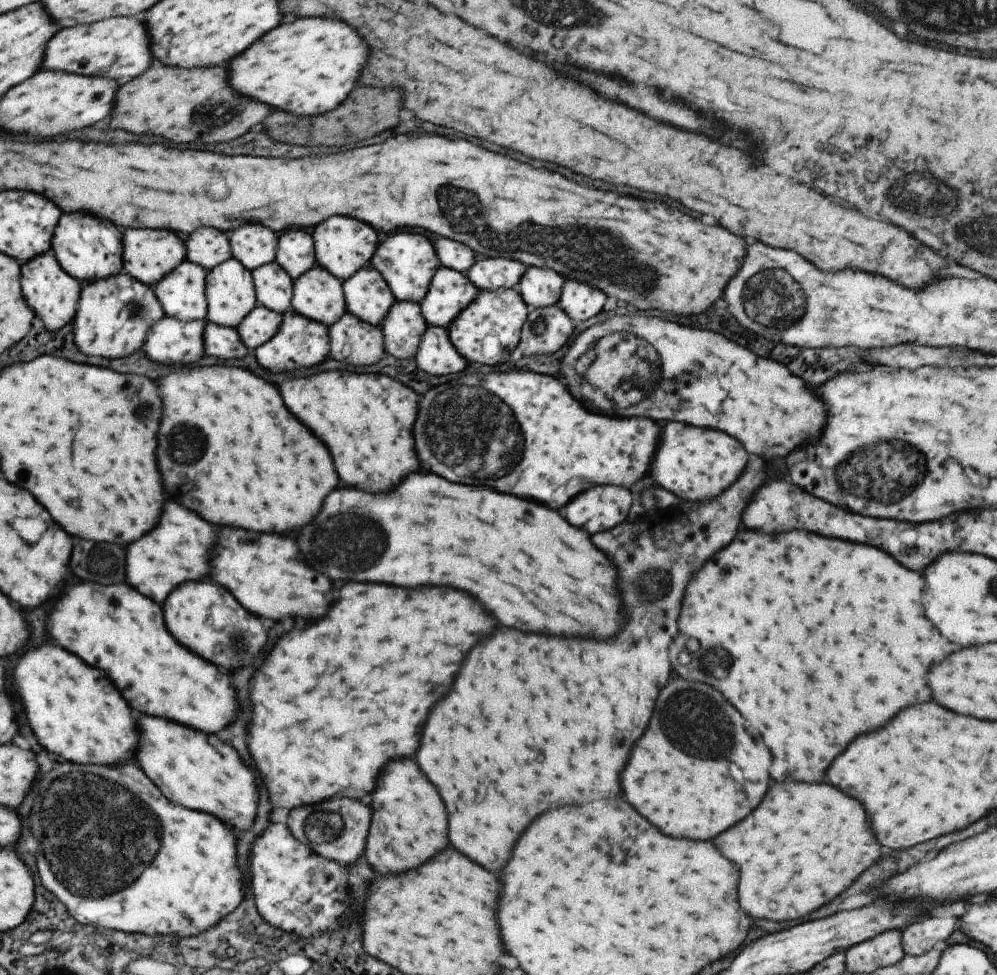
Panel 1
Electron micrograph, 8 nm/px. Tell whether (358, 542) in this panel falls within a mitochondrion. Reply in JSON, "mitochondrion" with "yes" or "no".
{"mitochondrion":"yes"}

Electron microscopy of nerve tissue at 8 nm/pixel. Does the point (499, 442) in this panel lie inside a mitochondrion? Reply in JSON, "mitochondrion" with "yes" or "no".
{"mitochondrion":"yes"}

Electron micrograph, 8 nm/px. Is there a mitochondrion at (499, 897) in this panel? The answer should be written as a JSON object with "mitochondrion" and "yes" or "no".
{"mitochondrion":"no"}

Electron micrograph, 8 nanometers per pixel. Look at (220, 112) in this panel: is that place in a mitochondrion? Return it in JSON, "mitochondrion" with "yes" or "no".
{"mitochondrion":"yes"}

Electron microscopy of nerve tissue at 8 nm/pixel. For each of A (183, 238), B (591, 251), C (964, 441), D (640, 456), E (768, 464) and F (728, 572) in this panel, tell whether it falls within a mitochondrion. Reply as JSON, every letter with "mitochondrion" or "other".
{"A":"other","B":"mitochondrion","C":"other","D":"other","E":"other","F":"other"}

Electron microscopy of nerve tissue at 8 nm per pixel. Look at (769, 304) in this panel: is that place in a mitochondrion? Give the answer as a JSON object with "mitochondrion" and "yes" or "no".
{"mitochondrion":"yes"}

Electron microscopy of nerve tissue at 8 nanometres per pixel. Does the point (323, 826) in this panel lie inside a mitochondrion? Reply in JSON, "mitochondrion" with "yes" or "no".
{"mitochondrion":"yes"}

